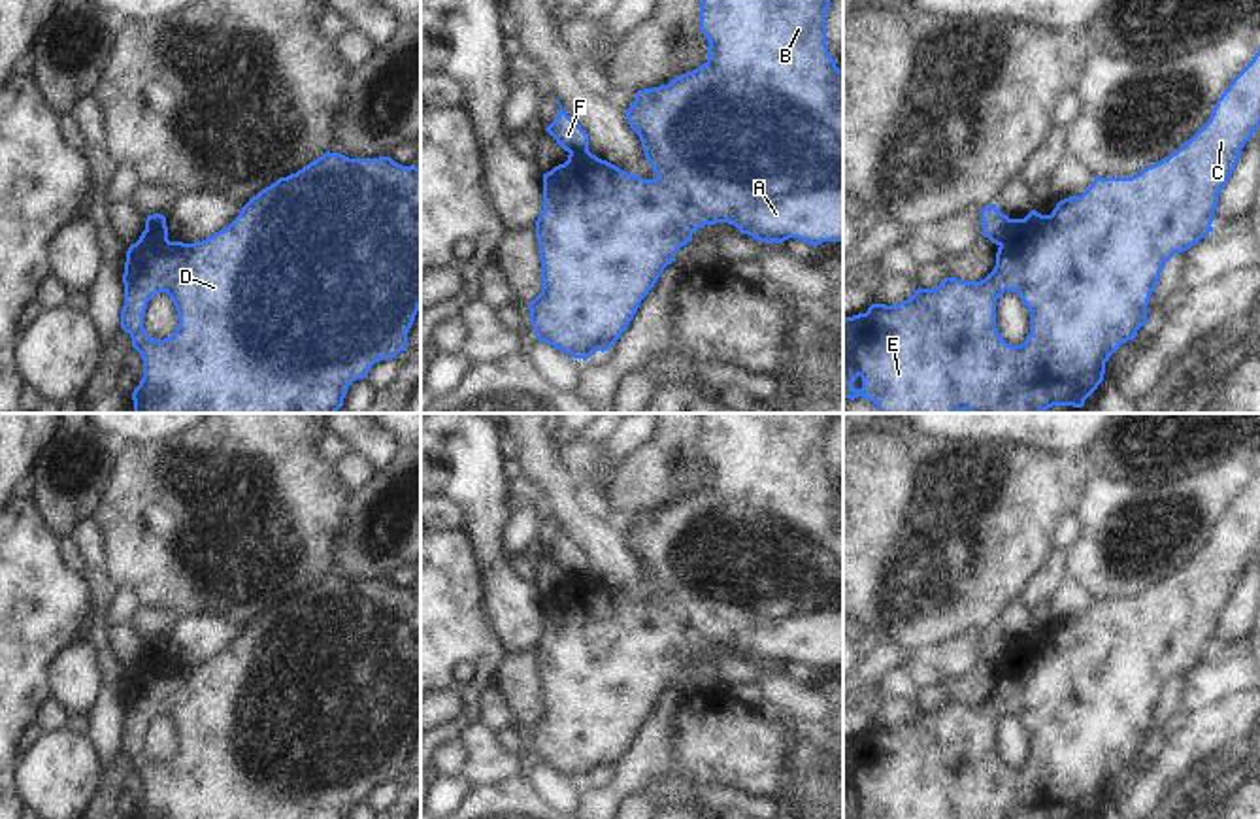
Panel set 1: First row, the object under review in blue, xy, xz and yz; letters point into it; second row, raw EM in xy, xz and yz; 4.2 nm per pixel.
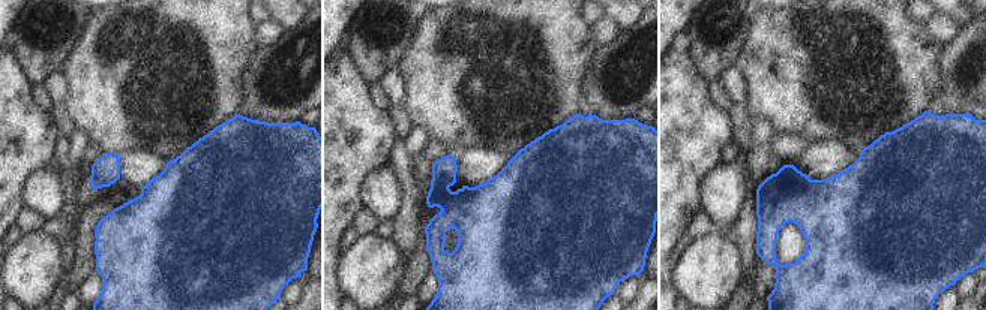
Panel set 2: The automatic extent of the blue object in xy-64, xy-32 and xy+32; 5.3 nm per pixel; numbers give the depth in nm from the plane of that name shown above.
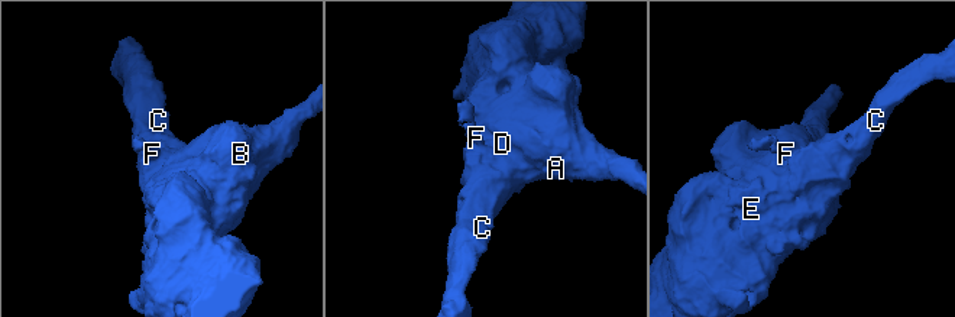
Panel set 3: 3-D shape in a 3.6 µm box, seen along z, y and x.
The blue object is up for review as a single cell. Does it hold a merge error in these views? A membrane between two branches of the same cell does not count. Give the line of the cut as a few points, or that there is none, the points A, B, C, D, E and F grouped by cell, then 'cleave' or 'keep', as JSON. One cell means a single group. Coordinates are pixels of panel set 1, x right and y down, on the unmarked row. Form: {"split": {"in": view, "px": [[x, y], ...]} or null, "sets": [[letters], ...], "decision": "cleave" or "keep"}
{"split": {"in": "xy", "px": [[144, 653], [153, 653], [166, 661]]}, "sets": [["A", "B", "C", "D", "E"], ["F"]], "decision": "cleave"}

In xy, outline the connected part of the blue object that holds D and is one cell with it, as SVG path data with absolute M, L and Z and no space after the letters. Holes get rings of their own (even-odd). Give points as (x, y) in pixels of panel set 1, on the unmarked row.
M326 574L296 596L262 611L228 649L202 664L170 664L168 649L158 655L141 655L126 674L123 706L121 751L130 757L132 770L143 783L143 800L132 819L345 819L349 808L366 800L375 785L394 781L407 770L407 755L421 730L421 593L415 587L402 589L390 579L349 581ZM157 715L172 721L179 744L175 755L164 762L151 760L143 751L147 725Z

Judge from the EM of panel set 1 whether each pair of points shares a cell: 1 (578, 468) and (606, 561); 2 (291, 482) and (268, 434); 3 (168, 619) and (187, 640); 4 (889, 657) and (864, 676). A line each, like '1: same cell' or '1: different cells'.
1: different cells
2: same cell
3: different cells
4: same cell

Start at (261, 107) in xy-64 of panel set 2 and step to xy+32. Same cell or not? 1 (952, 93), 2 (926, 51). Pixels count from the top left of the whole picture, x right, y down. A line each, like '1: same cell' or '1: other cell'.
1: same cell
2: other cell

